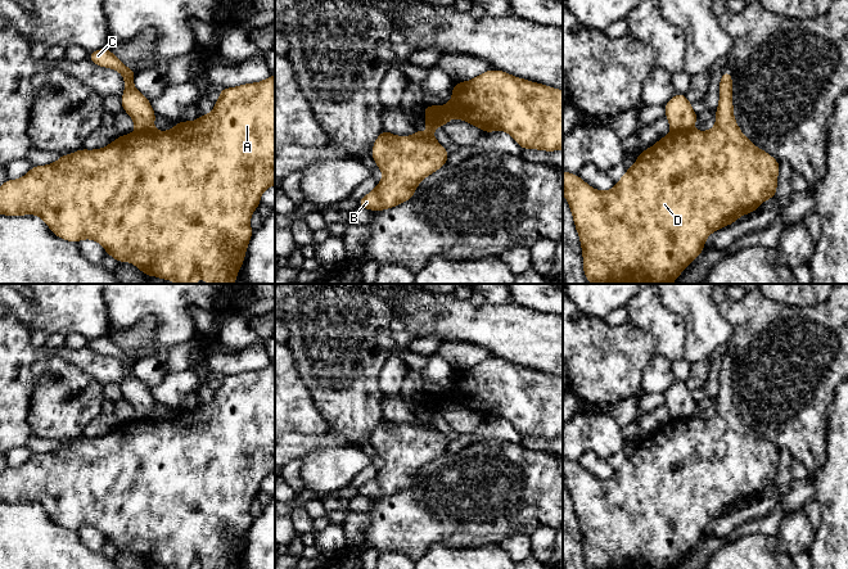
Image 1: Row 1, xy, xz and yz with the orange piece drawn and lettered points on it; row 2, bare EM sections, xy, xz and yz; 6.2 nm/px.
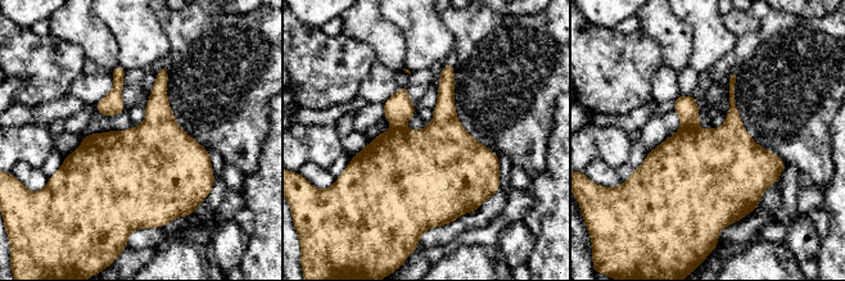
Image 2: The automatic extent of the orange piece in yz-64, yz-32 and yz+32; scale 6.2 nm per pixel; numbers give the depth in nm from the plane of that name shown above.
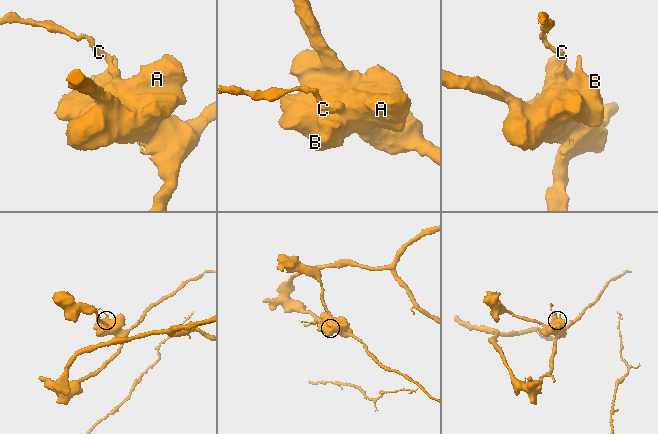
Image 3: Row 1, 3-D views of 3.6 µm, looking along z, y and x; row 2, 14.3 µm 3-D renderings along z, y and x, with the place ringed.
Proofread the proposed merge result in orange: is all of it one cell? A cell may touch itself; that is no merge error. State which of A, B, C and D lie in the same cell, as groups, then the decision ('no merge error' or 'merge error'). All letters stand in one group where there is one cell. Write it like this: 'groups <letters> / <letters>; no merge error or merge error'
groups A B D / C; merge error

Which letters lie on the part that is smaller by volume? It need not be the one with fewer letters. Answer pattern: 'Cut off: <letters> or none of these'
Cut off: C

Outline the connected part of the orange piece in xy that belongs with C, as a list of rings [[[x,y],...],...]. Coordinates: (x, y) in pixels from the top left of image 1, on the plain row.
[[[107,335],[89,340],[87,346],[94,352],[118,358],[123,363],[125,380],[121,384],[122,397],[128,401],[135,410],[136,420],[153,417],[157,402],[150,393],[150,388],[134,374],[136,360],[126,355]]]

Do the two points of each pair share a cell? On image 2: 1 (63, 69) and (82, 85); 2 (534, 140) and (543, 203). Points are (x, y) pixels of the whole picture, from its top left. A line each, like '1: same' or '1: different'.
1: different
2: different

